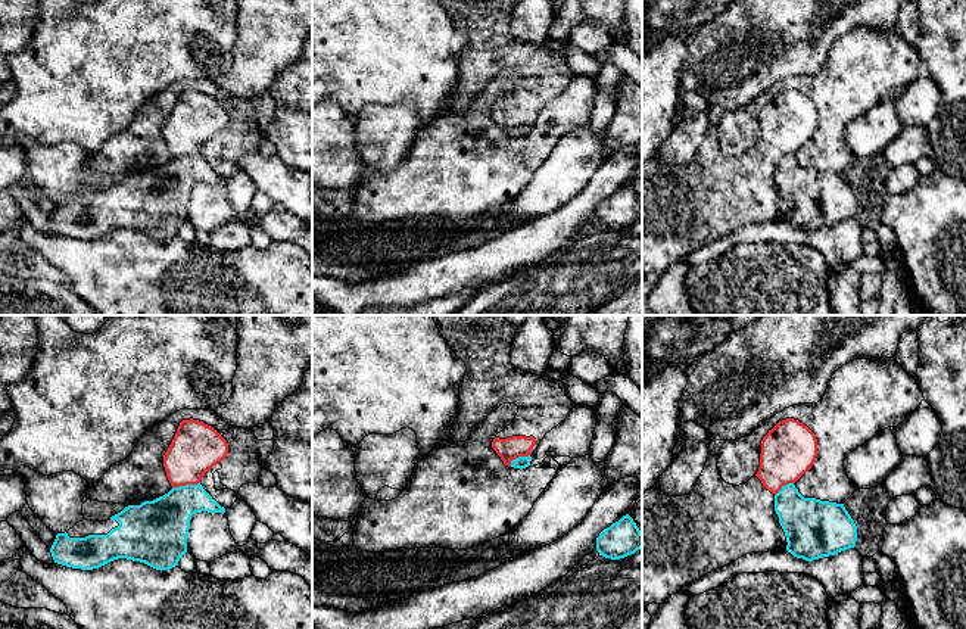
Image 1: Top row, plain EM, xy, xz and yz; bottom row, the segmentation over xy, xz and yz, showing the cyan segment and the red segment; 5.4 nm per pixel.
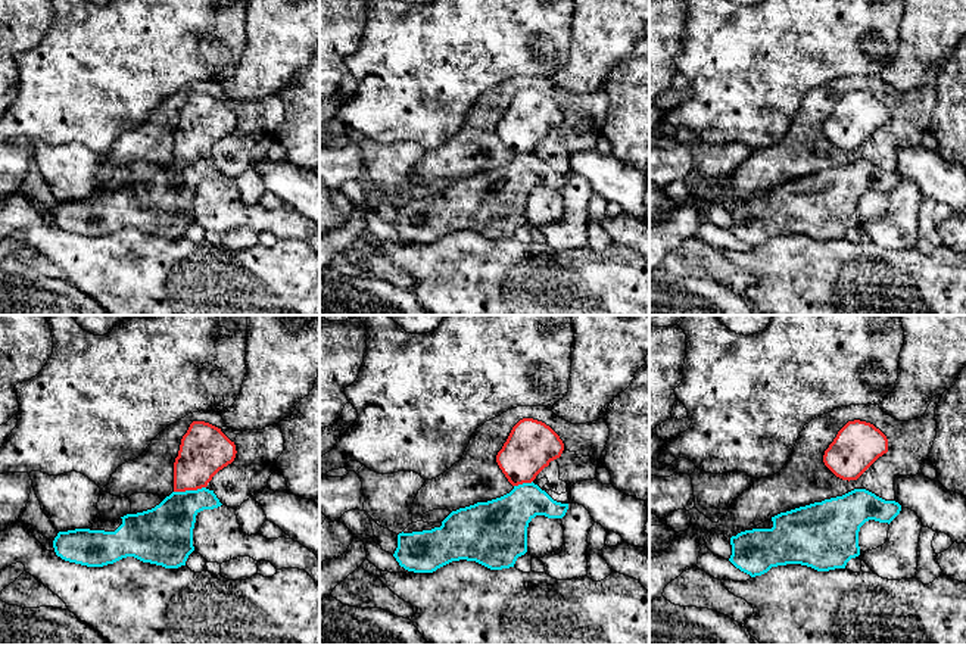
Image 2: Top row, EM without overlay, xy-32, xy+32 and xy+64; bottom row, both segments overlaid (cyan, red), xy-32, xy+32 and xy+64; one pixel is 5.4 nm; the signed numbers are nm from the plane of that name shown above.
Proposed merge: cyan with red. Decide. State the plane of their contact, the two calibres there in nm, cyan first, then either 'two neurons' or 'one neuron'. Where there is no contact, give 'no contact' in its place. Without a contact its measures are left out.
xy | 280/280 nm | two neurons

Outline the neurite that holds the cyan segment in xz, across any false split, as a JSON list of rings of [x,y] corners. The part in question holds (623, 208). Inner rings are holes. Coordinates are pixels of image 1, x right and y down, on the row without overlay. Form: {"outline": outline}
{"outline": [[[629,184],[604,199],[596,208],[596,221],[611,230],[624,228],[641,218],[642,202]]]}

